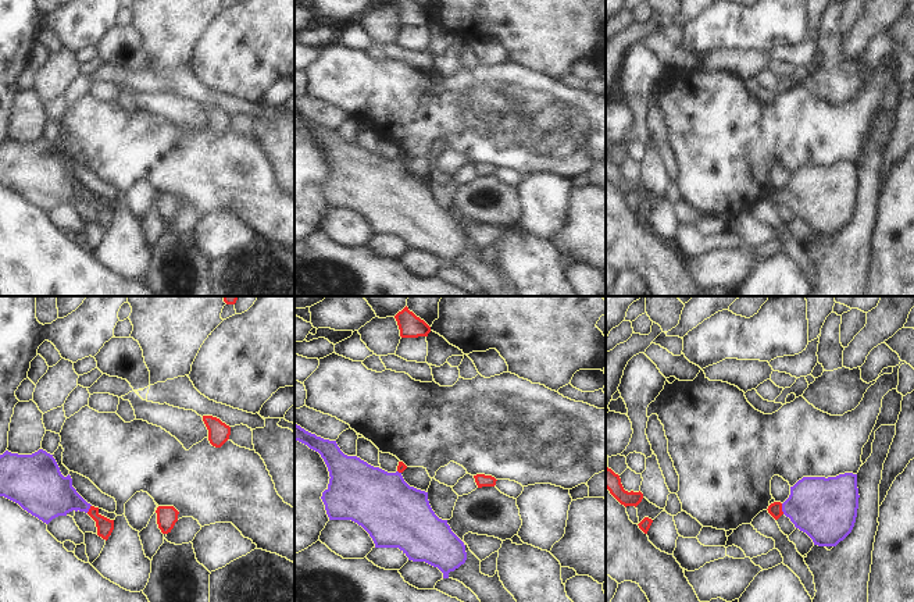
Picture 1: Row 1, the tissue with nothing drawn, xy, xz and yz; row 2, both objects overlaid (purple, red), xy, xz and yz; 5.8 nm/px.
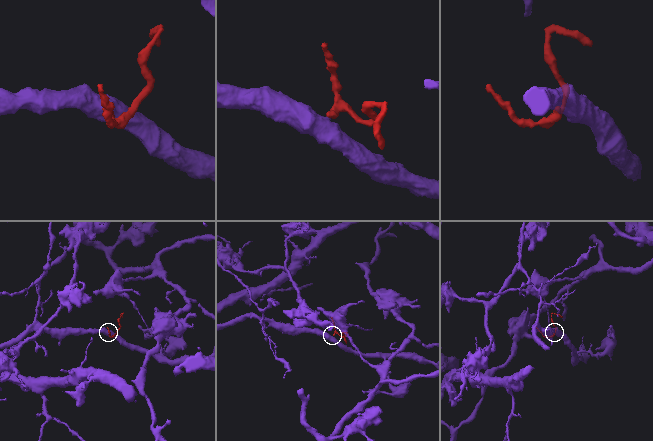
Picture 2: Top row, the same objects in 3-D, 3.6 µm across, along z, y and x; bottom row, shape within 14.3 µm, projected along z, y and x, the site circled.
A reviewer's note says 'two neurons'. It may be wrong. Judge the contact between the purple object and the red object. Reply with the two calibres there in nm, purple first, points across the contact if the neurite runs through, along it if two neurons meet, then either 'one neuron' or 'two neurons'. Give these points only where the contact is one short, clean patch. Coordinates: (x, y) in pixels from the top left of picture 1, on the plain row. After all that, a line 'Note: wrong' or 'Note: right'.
calibres 360 and 80 nm; way yz (825, 198), (782, 198), (774, 198); one neuron
Note: wrong

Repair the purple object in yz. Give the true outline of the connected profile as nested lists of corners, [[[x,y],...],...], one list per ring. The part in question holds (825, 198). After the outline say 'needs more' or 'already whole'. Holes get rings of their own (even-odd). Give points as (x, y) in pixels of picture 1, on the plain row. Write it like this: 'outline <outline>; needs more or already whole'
outline [[[857,163],[803,165],[790,175],[789,186],[768,195],[778,209],[782,203],[818,235],[836,235],[853,218],[858,197]]]; needs more

